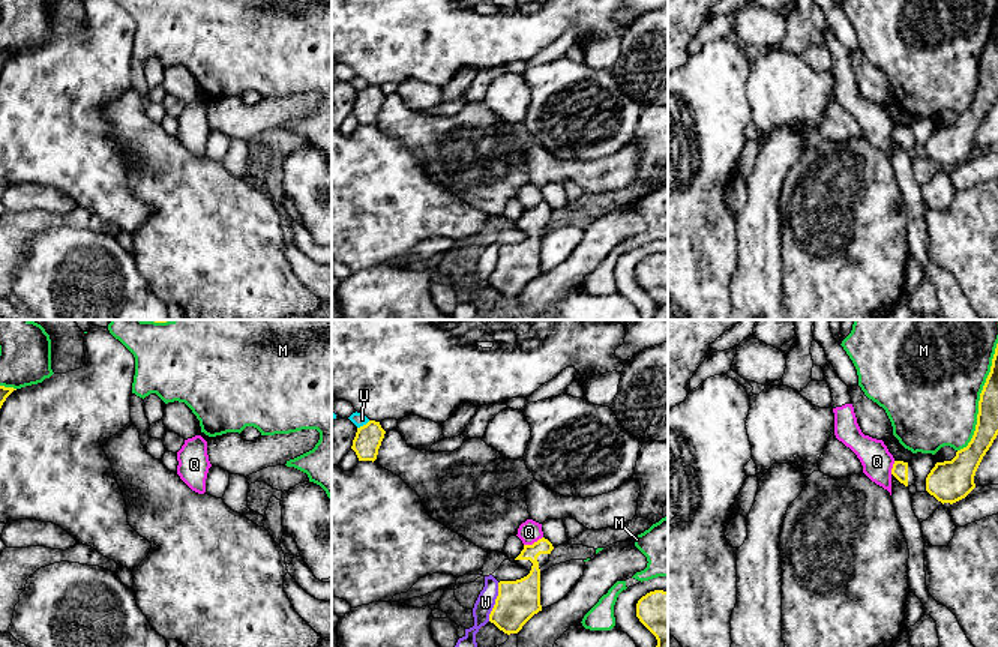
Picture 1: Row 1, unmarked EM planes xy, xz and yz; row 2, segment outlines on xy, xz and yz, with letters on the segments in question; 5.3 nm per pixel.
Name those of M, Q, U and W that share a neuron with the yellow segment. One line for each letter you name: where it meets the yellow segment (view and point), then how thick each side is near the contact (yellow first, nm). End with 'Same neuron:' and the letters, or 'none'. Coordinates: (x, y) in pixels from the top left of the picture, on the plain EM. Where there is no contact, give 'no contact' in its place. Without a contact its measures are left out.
Same neuron: none

